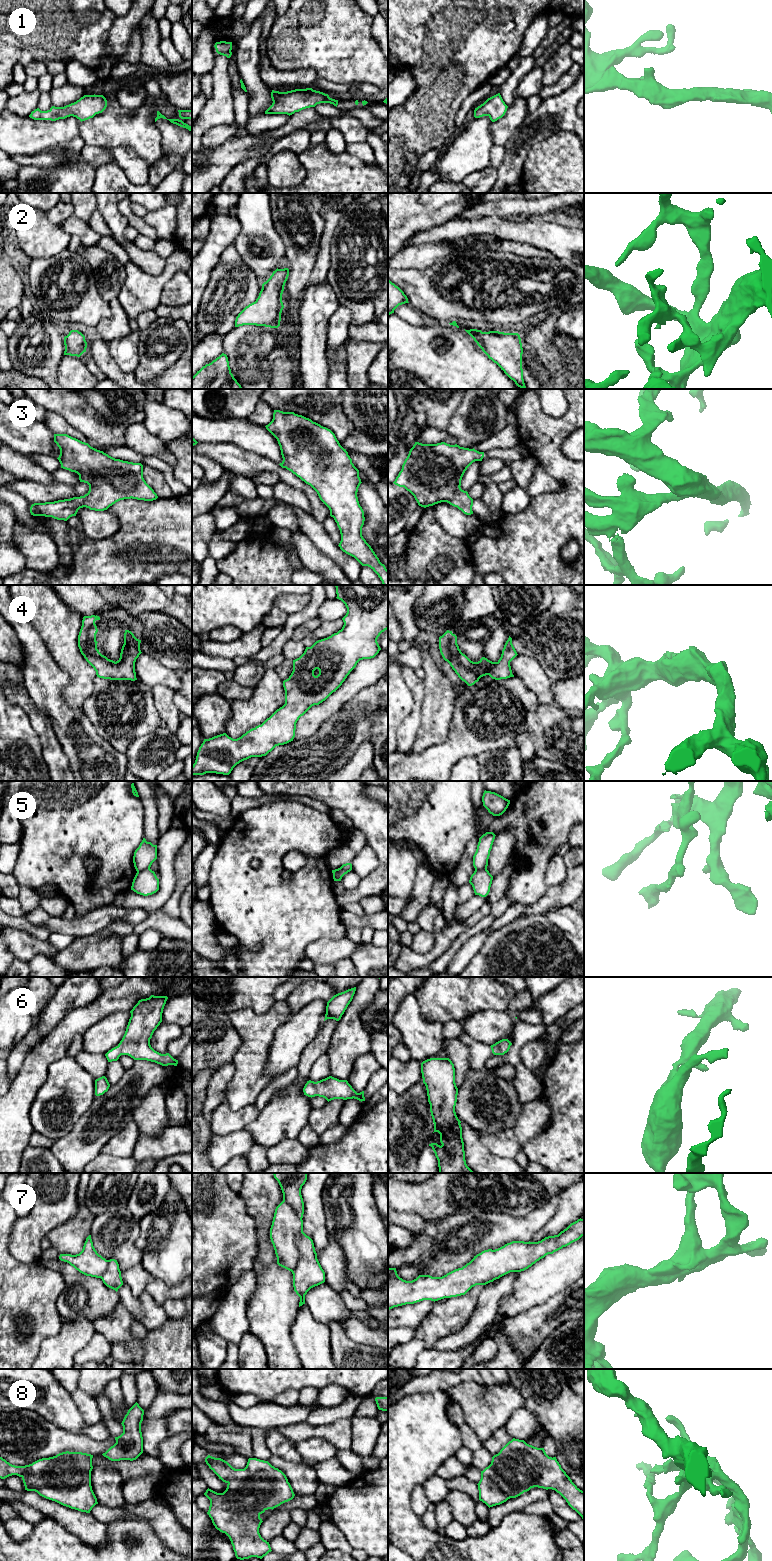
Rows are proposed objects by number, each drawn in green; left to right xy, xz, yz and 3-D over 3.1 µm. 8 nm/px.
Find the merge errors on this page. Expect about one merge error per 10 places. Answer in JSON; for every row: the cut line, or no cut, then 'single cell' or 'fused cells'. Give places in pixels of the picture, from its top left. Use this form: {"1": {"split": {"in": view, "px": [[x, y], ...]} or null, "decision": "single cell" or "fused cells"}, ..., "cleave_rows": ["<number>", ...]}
{"1": {"split": null, "decision": "single cell"}, "2": {"split": null, "decision": "single cell"}, "3": {"split": null, "decision": "single cell"}, "4": {"split": null, "decision": "single cell"}, "5": {"split": {"in": "xy", "px": [[149, 867], [137, 872]]}, "decision": "fused cells"}, "6": {"split": null, "decision": "single cell"}, "7": {"split": null, "decision": "single cell"}, "8": {"split": null, "decision": "single cell"}, "cleave_rows": ["5"]}

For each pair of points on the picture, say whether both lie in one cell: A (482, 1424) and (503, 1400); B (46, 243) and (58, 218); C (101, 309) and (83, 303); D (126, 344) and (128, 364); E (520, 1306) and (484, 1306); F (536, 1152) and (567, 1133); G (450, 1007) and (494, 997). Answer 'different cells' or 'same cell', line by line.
A: same cell
B: different cells
C: same cell
D: same cell
E: different cells
F: same cell
G: same cell

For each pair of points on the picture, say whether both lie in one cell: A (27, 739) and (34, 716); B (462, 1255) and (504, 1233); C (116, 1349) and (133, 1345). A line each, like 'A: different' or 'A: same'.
A: different
B: same
C: same

